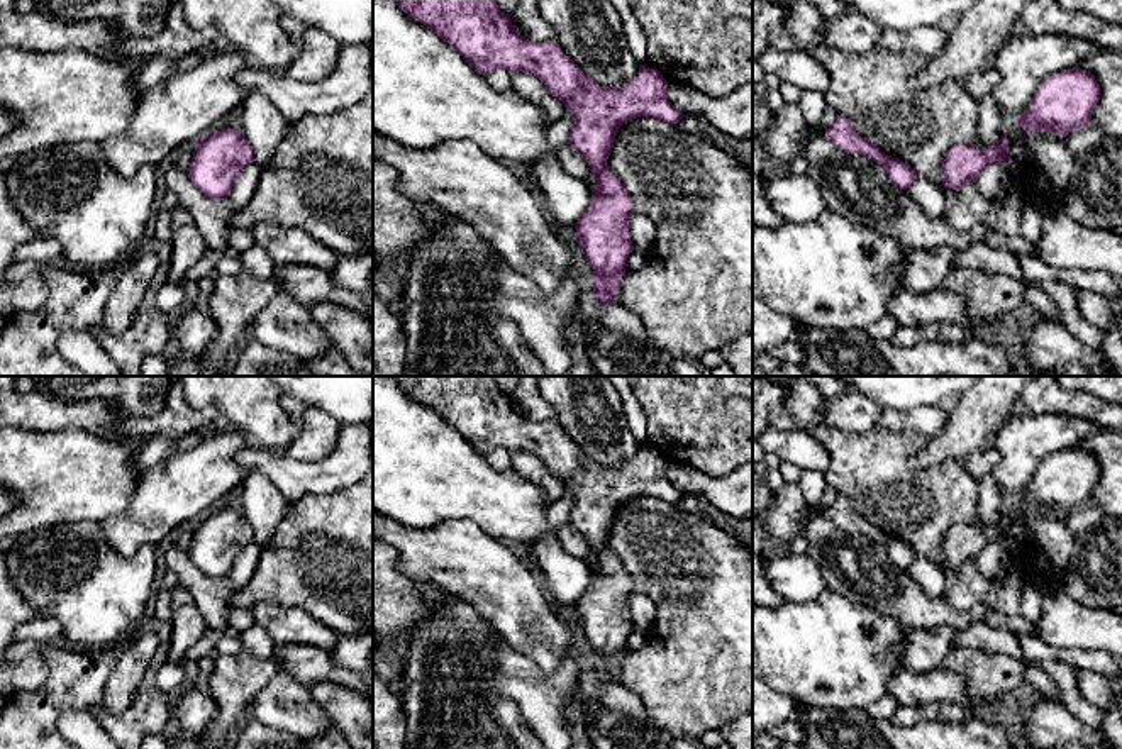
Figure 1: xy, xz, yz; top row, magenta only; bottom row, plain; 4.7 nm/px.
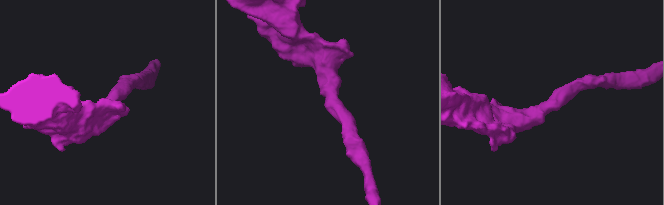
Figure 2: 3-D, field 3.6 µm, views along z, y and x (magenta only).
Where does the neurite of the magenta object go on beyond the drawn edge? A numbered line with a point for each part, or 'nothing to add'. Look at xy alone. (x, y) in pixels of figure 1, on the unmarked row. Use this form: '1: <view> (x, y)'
nothing to add

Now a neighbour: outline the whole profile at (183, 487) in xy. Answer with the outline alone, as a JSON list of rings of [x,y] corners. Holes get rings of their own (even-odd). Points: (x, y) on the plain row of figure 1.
[[[222,424],[210,429],[205,439],[163,459],[139,478],[125,512],[119,517],[100,522],[108,544],[120,554],[132,556],[142,546],[158,544],[171,530],[181,529],[186,522],[198,522],[212,510],[212,505],[249,476],[236,463],[236,454],[249,447],[246,437]]]

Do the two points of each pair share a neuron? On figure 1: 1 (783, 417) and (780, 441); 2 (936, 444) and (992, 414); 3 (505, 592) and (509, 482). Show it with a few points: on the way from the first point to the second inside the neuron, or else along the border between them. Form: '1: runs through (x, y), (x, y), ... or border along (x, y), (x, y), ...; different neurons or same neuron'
1: border along (770, 424), (780, 429), (807, 431); different neurons
2: runs through (949, 444), (978, 417); same neuron
3: border along (465, 521), (475, 522), (487, 534), (500, 541); different neurons

